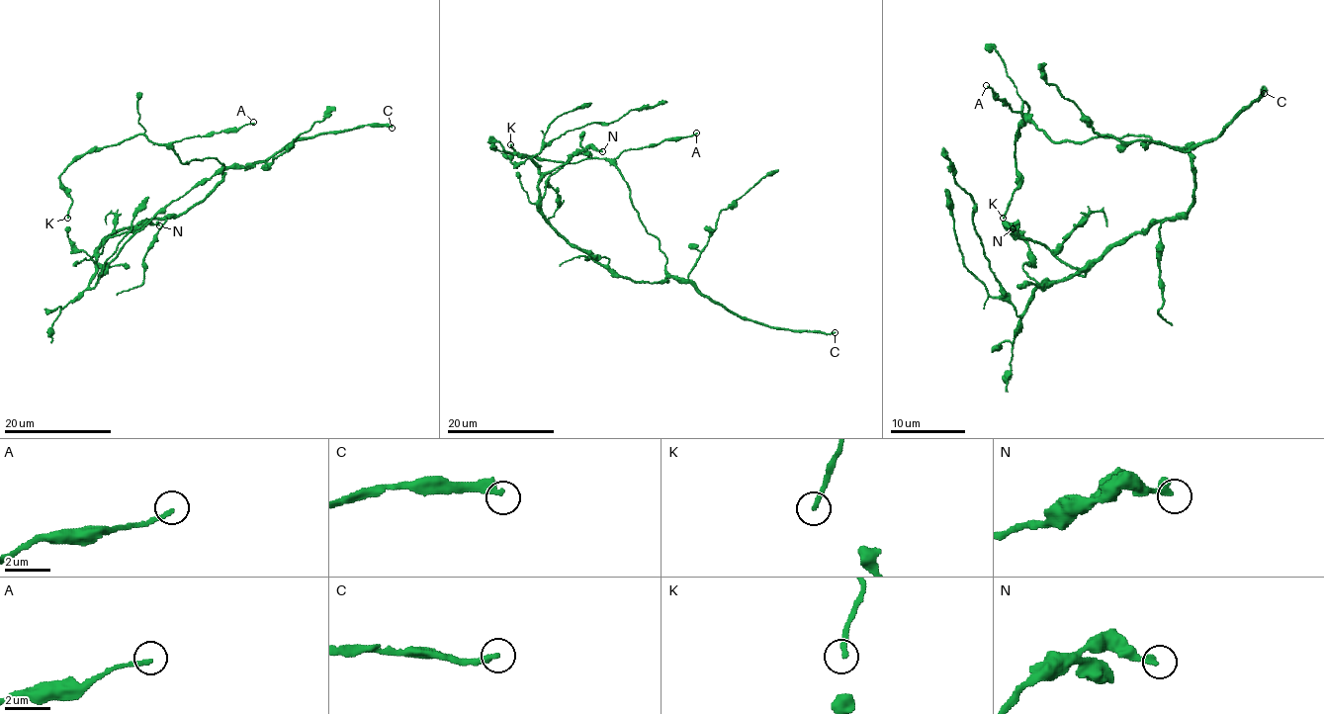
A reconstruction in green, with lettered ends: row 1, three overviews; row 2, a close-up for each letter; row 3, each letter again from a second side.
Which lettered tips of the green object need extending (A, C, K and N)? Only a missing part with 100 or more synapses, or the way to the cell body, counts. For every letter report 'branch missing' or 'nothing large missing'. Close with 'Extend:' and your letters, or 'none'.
A: nothing large missing
C: branch missing
K: nothing large missing
N: nothing large missing
Extend: C

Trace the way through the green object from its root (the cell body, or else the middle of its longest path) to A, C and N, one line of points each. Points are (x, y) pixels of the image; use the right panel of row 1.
A: (1188, 212), (1192, 203), (1194, 167), (1186, 150), (1154, 143), (1146, 135), (1053, 141), (986, 85)
C: (1188, 212), (1192, 203), (1194, 186), (1194, 167), (1188, 150), (1213, 139), (1266, 89), (1264, 93)
N: (1188, 212), (1131, 232), (1083, 268), (1064, 264), (1048, 247), (1019, 238), (1009, 225), (1013, 228)

